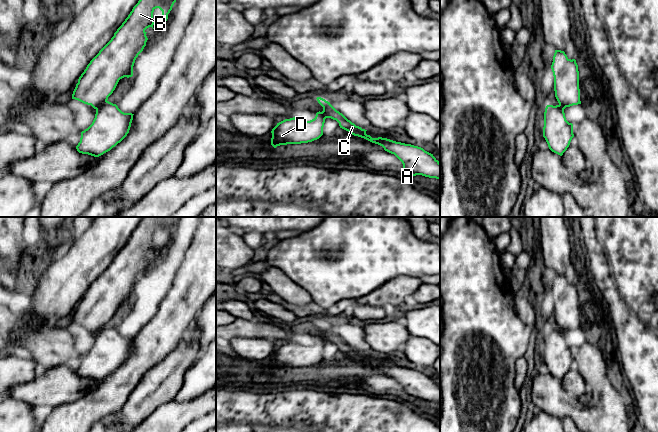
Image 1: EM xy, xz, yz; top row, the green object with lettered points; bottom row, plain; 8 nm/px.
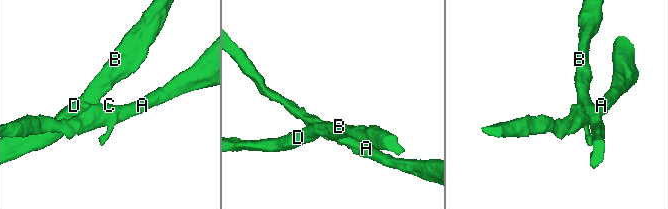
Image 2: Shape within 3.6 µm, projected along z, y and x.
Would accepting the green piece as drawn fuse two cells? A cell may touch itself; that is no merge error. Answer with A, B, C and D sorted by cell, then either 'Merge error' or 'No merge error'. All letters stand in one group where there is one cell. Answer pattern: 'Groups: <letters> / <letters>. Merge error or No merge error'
Groups: A C / B D. Merge error

